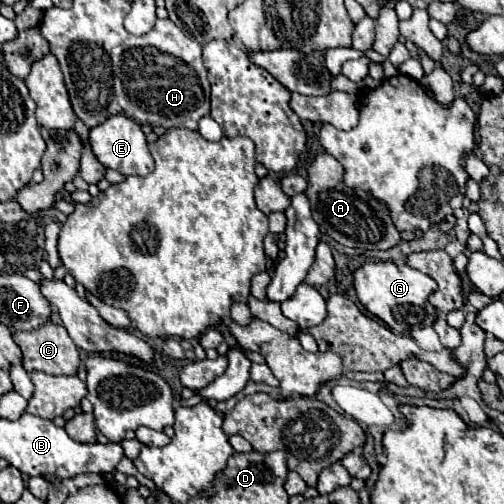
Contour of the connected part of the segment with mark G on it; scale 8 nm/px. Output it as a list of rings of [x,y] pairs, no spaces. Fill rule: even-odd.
[[[377,261],[377,263],[365,263],[355,271],[355,291],[361,301],[361,305],[375,317],[379,317],[383,323],[387,323],[397,333],[411,333],[413,329],[431,327],[437,319],[437,309],[429,303],[429,295],[435,293],[437,283],[417,271],[409,265],[395,265],[391,261]]]

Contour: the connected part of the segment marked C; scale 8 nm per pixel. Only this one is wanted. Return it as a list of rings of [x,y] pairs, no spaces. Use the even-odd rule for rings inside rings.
[[[45,325],[37,331],[15,331],[15,343],[23,351],[23,367],[49,375],[77,375],[79,347],[63,325]]]

